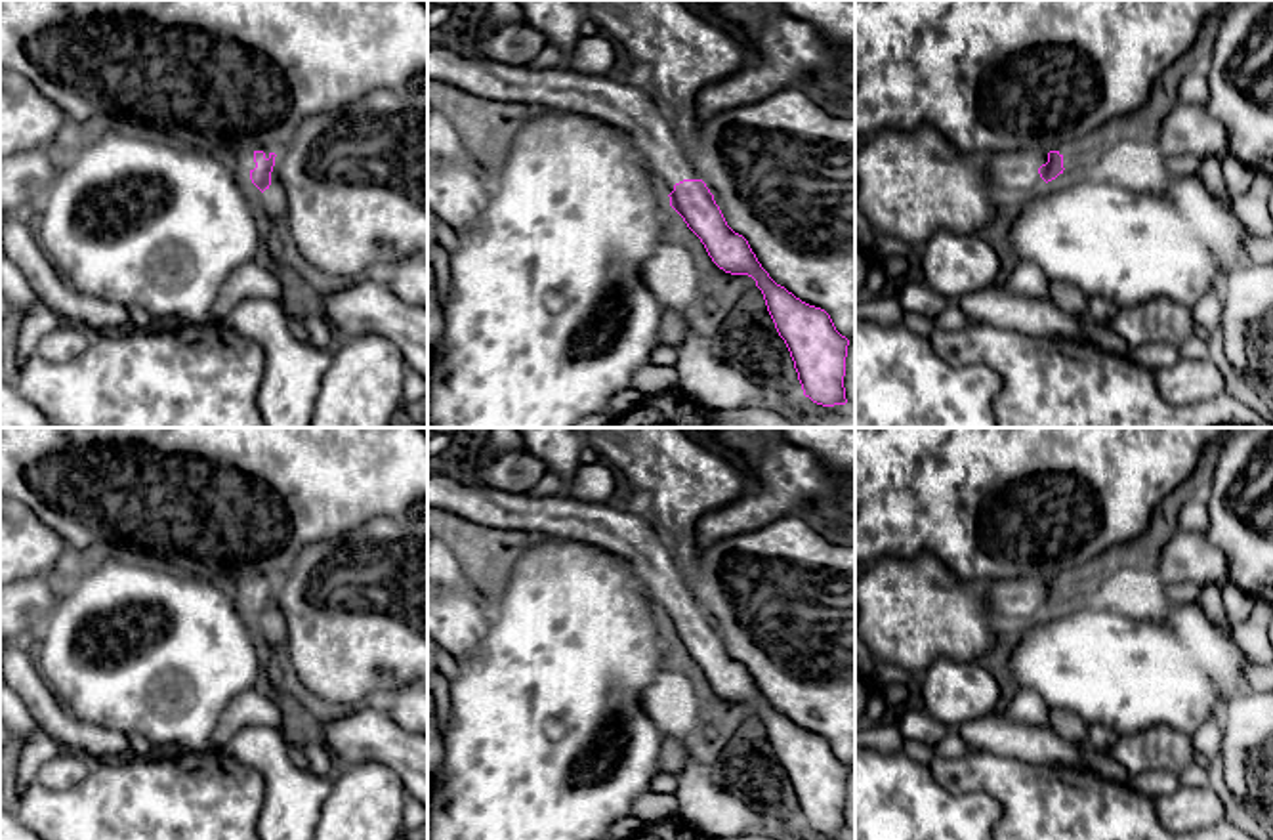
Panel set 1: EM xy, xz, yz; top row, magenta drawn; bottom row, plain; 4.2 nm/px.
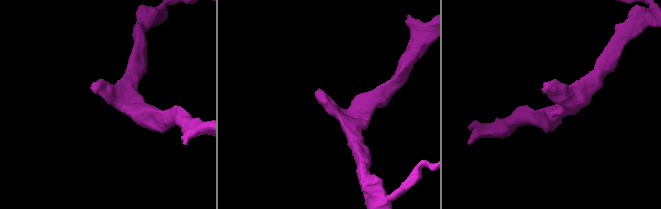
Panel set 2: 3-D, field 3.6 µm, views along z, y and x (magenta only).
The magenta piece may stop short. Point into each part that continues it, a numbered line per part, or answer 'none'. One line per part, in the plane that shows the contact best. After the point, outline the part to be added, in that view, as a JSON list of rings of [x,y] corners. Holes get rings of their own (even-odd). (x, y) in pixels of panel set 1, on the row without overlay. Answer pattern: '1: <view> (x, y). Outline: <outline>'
1: xy (241, 590). Outline: [[[244,577],[244,578],[227,582],[227,588],[237,611],[250,622],[261,622],[261,619],[250,607],[250,599],[256,596],[254,578]]]

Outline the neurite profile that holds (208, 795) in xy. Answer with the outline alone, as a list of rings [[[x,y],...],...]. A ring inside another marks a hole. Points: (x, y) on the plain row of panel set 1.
[[[202,750],[202,752],[181,752],[174,758],[153,758],[153,756],[122,756],[107,758],[92,766],[92,771],[74,787],[65,790],[48,788],[38,781],[32,781],[21,794],[17,794],[15,815],[25,823],[40,840],[260,840],[258,821],[265,802],[265,779],[263,775],[225,750]]]

